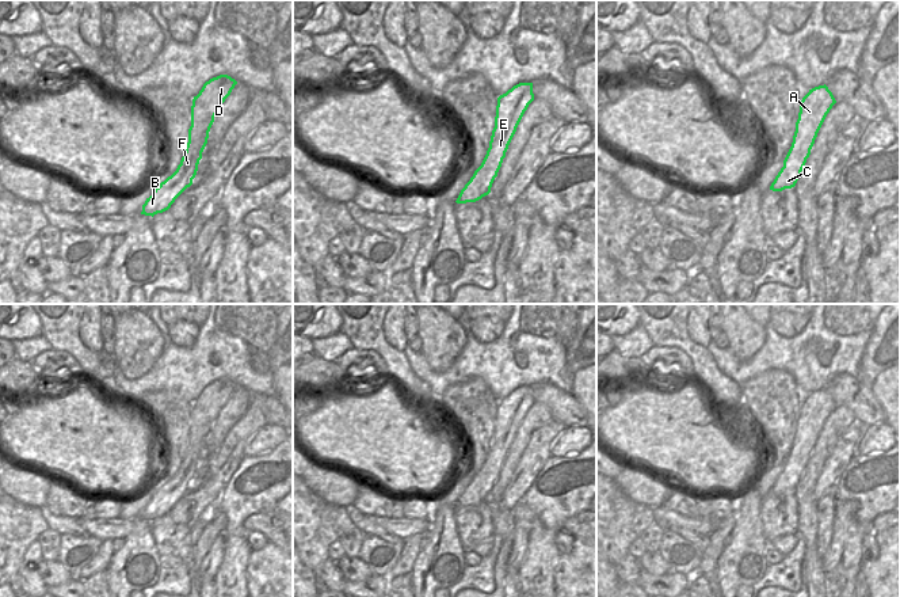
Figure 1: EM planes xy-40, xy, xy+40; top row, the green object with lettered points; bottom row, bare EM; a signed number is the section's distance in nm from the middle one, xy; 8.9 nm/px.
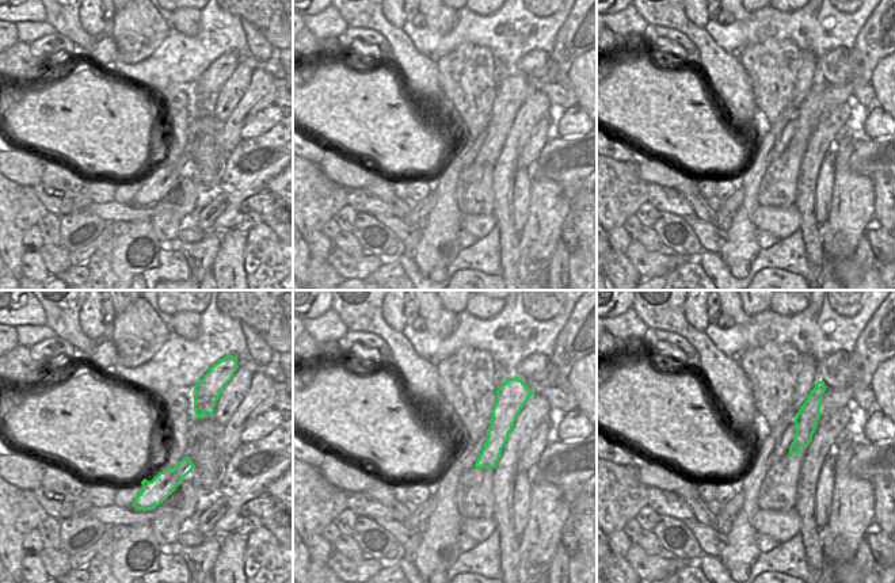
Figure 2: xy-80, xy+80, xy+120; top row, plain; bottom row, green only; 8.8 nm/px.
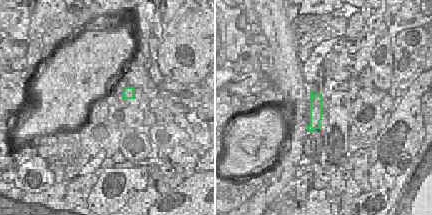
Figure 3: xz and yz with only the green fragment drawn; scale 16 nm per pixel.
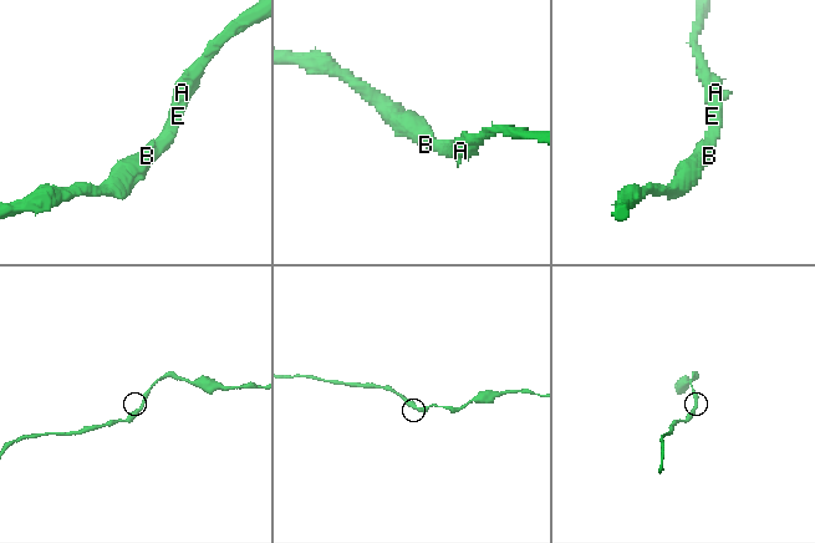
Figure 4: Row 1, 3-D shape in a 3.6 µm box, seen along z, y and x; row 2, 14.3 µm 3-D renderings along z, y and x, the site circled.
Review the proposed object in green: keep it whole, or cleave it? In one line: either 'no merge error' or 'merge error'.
no merge error

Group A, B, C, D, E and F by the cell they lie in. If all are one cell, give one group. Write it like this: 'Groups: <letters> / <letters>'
Groups: A B C D E F.

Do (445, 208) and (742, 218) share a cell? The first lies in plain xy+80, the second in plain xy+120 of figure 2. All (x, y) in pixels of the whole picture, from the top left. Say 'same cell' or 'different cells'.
same cell

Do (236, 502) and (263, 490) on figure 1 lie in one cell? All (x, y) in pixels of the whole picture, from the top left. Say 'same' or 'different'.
same

